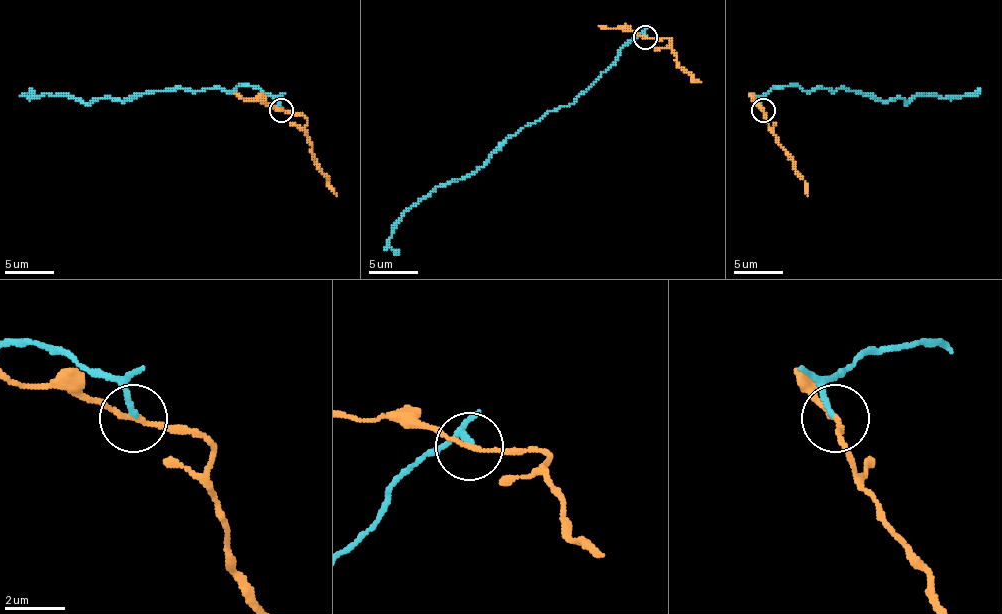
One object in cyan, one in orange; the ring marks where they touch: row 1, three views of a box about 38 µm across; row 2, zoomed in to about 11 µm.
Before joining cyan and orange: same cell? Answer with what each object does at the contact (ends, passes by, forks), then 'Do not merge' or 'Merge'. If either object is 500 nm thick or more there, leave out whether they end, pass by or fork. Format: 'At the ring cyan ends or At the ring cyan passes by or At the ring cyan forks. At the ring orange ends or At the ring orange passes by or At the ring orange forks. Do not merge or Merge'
At the ring cyan ends. At the ring orange passes by. Do not merge

